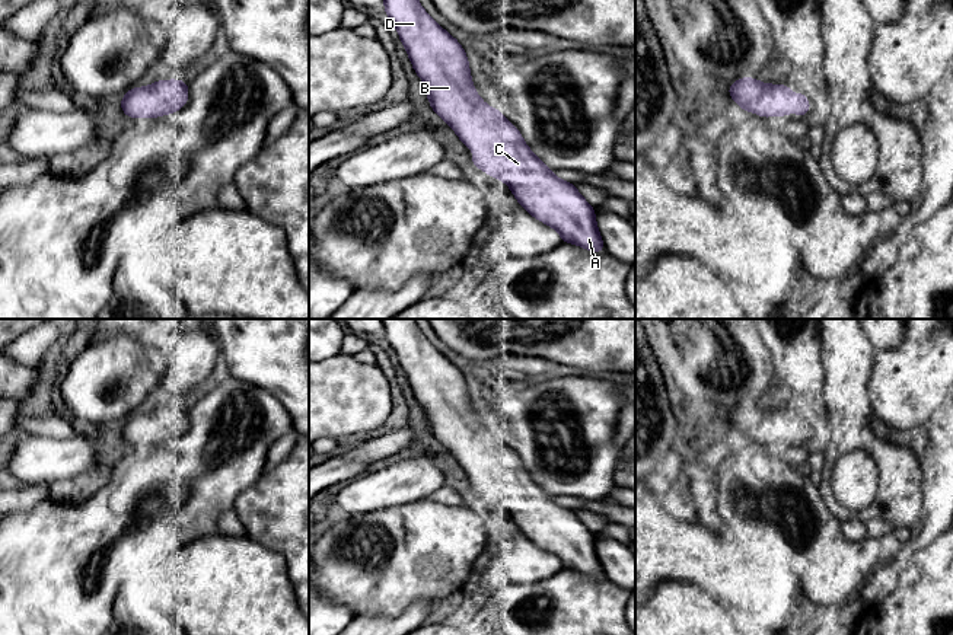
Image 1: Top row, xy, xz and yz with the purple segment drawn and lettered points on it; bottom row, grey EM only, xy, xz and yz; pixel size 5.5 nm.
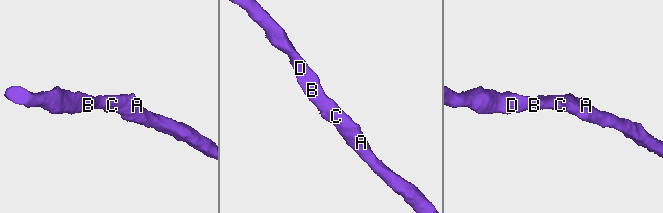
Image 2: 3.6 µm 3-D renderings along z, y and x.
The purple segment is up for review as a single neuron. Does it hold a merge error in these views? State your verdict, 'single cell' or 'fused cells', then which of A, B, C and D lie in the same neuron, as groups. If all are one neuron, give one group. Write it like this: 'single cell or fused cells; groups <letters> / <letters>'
single cell; groups A B C D

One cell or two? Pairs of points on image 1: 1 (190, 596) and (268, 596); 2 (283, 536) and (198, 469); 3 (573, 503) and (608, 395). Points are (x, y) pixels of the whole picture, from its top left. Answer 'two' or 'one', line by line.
1: one
2: two
3: two

